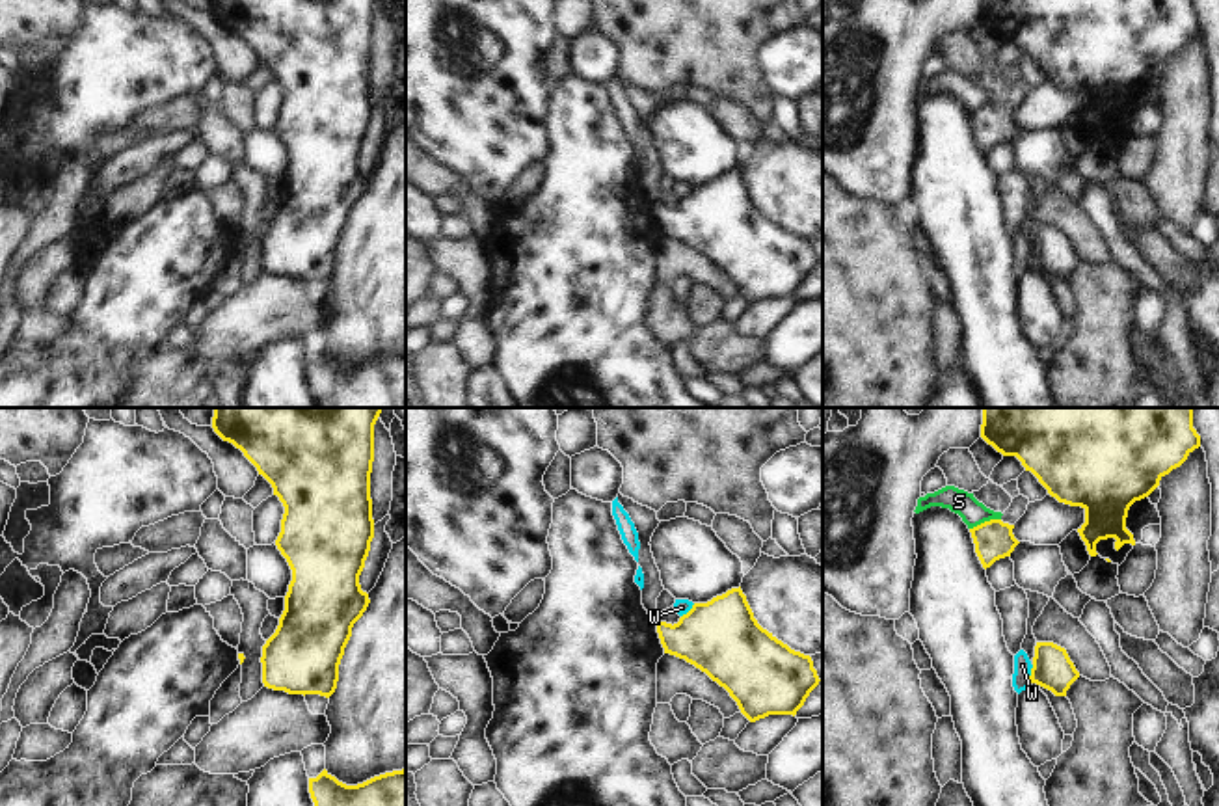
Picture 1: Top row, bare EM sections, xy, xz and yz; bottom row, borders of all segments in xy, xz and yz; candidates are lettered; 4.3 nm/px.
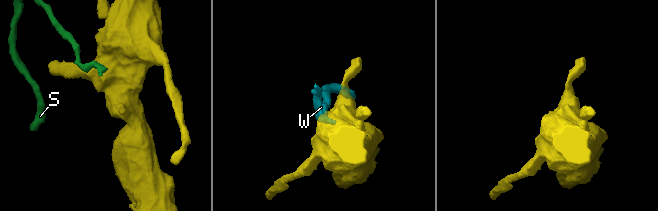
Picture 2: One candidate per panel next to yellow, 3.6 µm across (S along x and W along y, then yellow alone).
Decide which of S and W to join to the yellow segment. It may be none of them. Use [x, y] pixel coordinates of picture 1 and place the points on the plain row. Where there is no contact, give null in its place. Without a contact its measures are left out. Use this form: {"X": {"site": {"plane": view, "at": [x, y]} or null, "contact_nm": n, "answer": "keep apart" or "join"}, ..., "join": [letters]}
{"S": {"site": {"plane": "yz", "at": [985, 105]}, "contact_nm": 140, "answer": "keep apart"}, "W": {"site": {"plane": "yz", "at": [1031, 257]}, "contact_nm": 80, "answer": "keep apart"}, "join": []}

